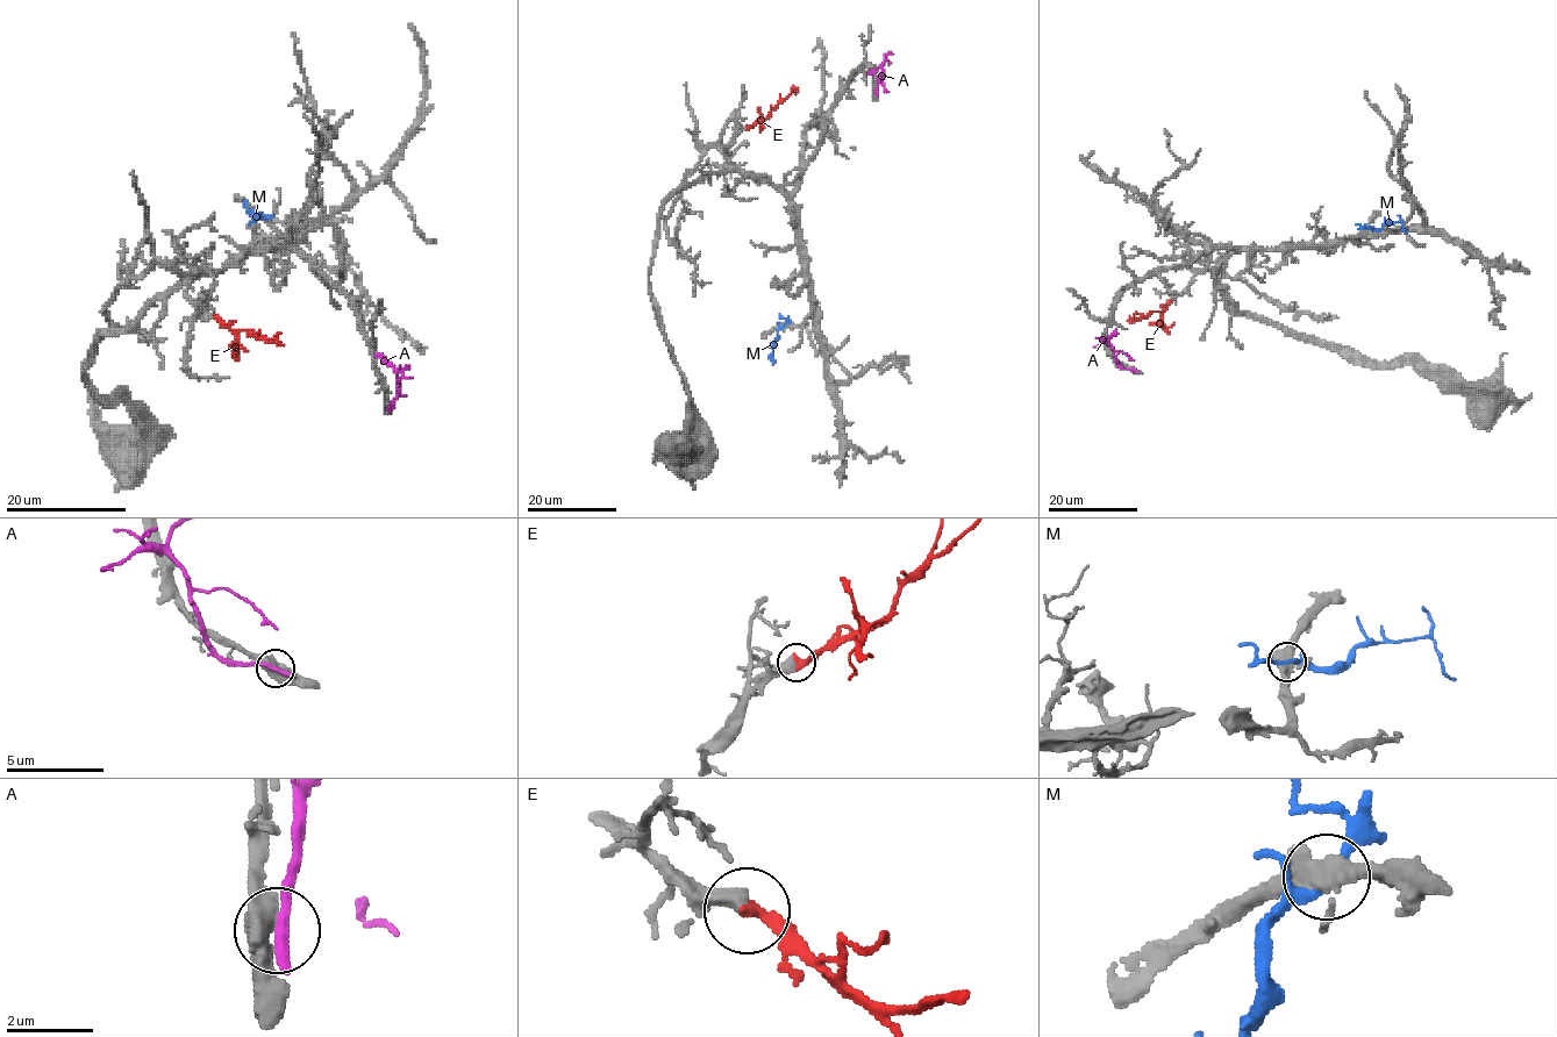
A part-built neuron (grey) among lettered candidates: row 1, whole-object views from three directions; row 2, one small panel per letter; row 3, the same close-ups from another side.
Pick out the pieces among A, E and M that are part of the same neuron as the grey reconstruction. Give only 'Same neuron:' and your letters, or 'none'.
Same neuron: E

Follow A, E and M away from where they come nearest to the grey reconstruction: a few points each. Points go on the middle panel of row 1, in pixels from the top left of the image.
A: (876, 91), (883, 68), (865, 74)
E: (747, 127), (763, 120), (793, 87), (797, 91)
M: (784, 326), (772, 348), (773, 364)

